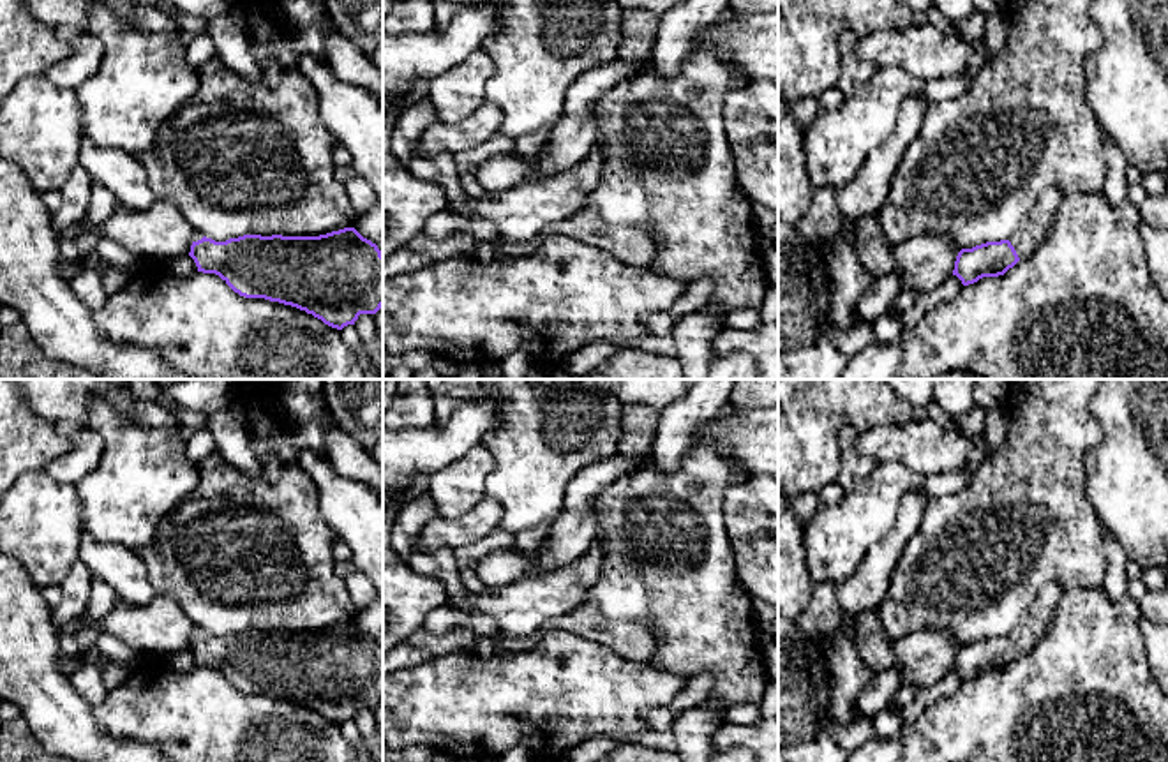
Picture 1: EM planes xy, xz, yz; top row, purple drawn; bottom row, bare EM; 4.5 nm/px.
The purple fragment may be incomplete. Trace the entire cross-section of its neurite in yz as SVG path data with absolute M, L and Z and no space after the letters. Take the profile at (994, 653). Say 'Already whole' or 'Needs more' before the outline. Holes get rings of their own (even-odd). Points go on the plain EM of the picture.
Needs more. M1046 584L1011 635L986 637L972 644L962 644L956 651L953 670L956 670L963 681L969 681L983 672L1004 670L1020 654L1030 653L1044 637L1052 612L1062 593L1060 584Z

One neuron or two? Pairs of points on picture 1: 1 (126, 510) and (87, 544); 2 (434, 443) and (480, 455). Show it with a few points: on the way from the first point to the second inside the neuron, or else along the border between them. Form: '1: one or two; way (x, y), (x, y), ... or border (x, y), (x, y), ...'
1: two; border (83, 530), (96, 538), (134, 549)
2: two; border (480, 443), (431, 475)

